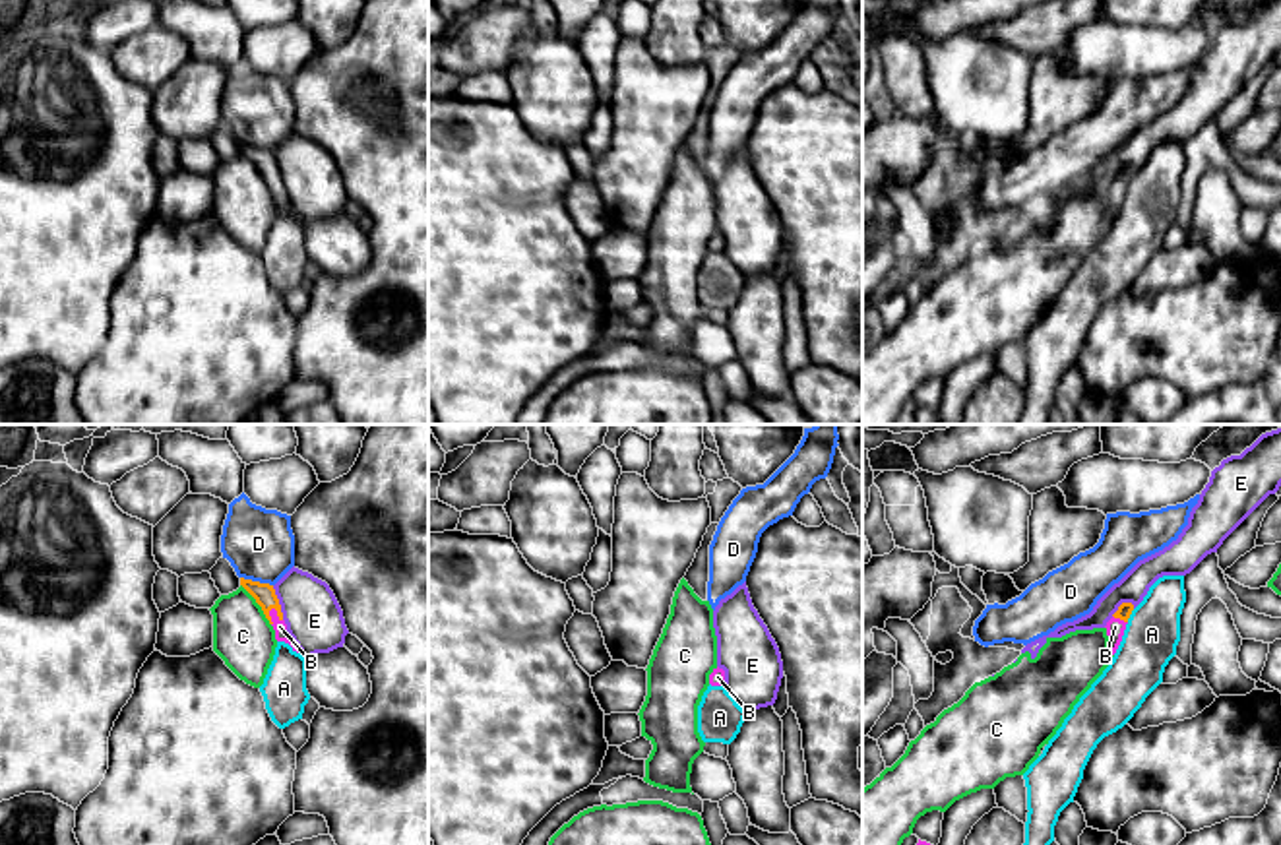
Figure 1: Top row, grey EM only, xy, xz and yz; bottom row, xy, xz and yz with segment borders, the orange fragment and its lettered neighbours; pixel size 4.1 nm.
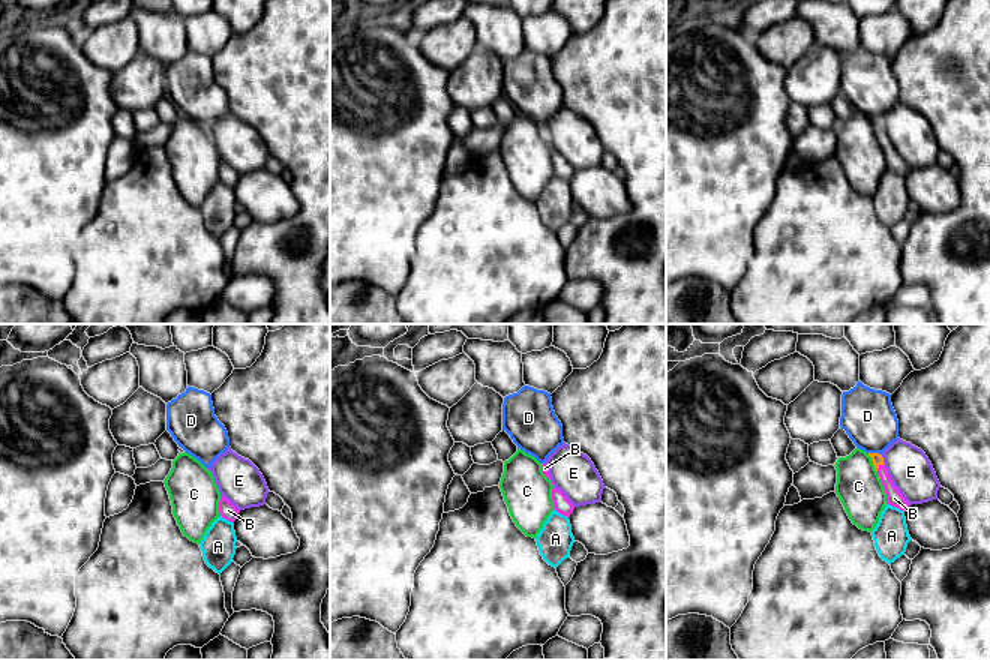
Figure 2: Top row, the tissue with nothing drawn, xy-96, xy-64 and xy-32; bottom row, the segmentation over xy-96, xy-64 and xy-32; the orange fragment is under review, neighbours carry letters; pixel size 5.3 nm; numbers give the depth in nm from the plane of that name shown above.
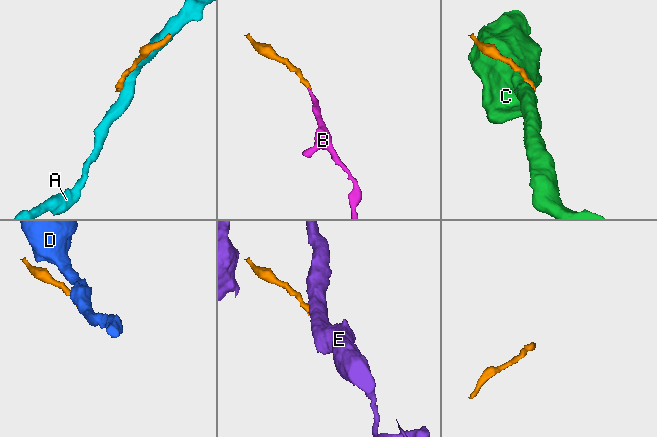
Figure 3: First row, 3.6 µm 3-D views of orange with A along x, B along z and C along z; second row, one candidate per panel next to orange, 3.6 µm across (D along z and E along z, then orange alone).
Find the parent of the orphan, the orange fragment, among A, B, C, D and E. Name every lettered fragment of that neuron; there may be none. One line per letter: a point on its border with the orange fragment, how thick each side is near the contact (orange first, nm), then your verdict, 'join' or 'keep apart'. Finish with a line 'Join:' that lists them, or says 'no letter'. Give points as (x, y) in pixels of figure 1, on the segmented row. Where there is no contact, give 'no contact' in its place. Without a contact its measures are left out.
A: meets orange in yz at (1130, 613); 60 nm thick on the orange side, 220 nm on the other; keep apart
B: meets orange in xy at (270, 617); 90 nm thick on the orange side, 60 nm on the other; join
C: meets orange in xy at (258, 603); 90 nm thick on the orange side, 240 nm on the other; keep apart
D: meets orange in xy at (256, 582); 90 nm thick on the orange side, 280 nm on the other; keep apart
E: meets orange in xy at (278, 603); 90 nm thick on the orange side, 240 nm on the other; keep apart
Join: B

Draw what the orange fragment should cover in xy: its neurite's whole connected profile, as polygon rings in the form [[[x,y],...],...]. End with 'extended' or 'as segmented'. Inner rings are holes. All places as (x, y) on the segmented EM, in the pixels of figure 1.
[[[240,578],[240,585],[256,599],[256,603],[262,607],[266,618],[269,620],[269,624],[275,630],[275,640],[277,642],[285,642],[293,647],[293,651],[300,653],[300,649],[297,647],[297,643],[293,642],[293,638],[287,632],[287,624],[283,620],[283,612],[281,612],[281,605],[279,599],[275,595],[273,585],[269,583],[260,583],[260,581],[252,581],[252,579],[244,579]]]; extended

